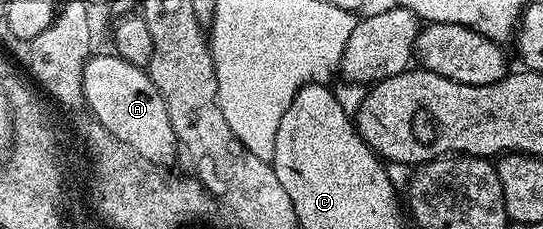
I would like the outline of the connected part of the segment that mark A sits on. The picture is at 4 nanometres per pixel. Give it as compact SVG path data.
M114 54L92 55L84 66L83 99L86 109L106 130L129 143L133 150L149 160L169 162L177 156L177 141L169 110L144 69L125 62Z

